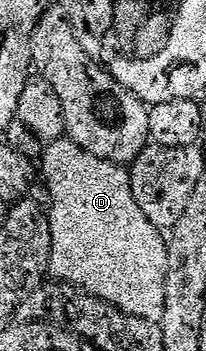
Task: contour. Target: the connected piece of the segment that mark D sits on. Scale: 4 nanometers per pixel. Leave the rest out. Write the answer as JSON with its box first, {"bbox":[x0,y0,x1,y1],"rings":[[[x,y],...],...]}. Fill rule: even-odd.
{"bbox":[40,137,169,320],"rings":[[[65,137],[47,144],[40,159],[42,177],[45,177],[49,191],[53,194],[55,220],[72,219],[76,215],[76,224],[69,229],[68,235],[59,236],[58,243],[69,247],[76,254],[76,260],[64,267],[66,281],[88,294],[114,304],[120,311],[130,316],[146,320],[164,313],[162,299],[166,285],[169,253],[167,238],[156,226],[151,225],[142,209],[134,199],[129,170],[121,164],[106,161],[86,153],[77,143]]]}

